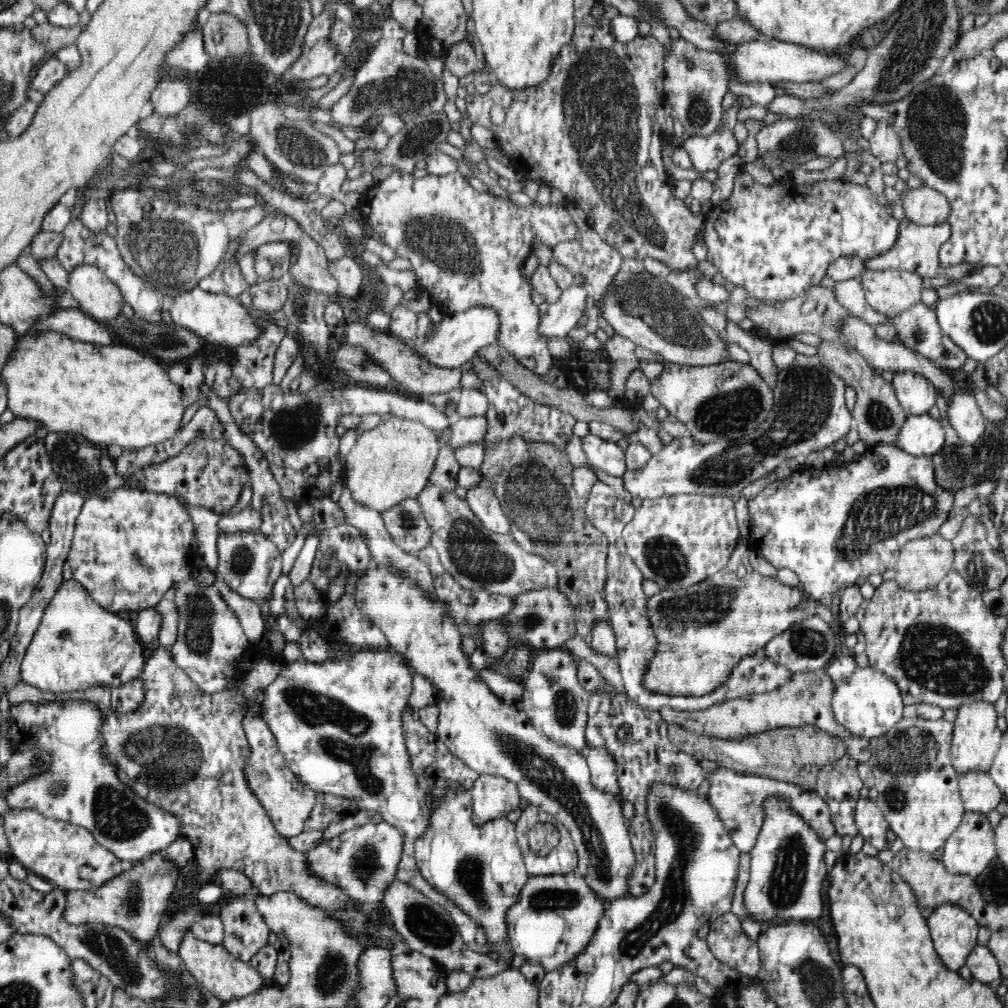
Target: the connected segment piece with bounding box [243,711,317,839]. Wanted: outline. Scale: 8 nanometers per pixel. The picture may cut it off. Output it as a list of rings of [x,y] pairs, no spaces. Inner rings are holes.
[[[250,711],[243,718],[243,729],[249,742],[250,754],[245,760],[243,766],[243,776],[247,780],[247,786],[258,799],[258,802],[264,807],[266,814],[274,823],[275,829],[284,837],[292,838],[304,832],[306,820],[310,816],[310,810],[316,804],[315,790],[304,784],[291,771],[286,759],[283,757],[277,741],[274,739],[269,726],[263,721],[263,718]]]

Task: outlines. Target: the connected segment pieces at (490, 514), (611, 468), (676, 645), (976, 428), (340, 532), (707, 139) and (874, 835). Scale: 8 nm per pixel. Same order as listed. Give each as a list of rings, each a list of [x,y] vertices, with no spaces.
[[[484,480],[479,486],[468,491],[465,501],[488,530],[498,534],[512,534],[512,528],[502,510],[502,505],[498,502],[498,498],[494,497],[494,491],[488,489]]]
[[[590,433],[581,438],[581,442],[592,468],[603,470],[604,473],[617,476],[617,478],[623,478],[623,474],[628,469],[625,466],[625,452],[622,452],[620,446]]]
[[[735,552],[723,570],[702,582],[685,589],[663,589],[648,597],[648,617],[658,643],[656,654],[644,674],[644,685],[648,689],[668,696],[706,697],[706,694],[714,693],[728,680],[742,658],[764,650],[774,637],[804,618],[818,616],[827,623],[832,622],[834,614],[829,605],[820,604],[806,590],[790,588],[778,578],[762,576],[750,566],[746,555],[739,558],[738,552]]]
[[[953,390],[947,401],[948,422],[958,433],[963,446],[972,446],[980,440],[986,430],[986,420],[978,408],[977,400],[970,394]]]
[[[347,522],[321,531],[313,568],[309,575],[318,592],[325,594],[323,590],[330,584],[327,574],[320,568],[323,557],[330,549],[335,551],[335,560],[340,562],[341,568],[345,568],[346,564],[350,572],[356,573],[357,578],[368,570],[372,554],[362,535],[359,528]]]
[[[740,95],[738,102],[723,112],[723,126],[719,131],[710,136],[689,137],[682,142],[696,172],[716,170],[726,158],[737,154],[739,144],[733,130],[742,107]]]
[[[857,797],[854,810],[857,832],[862,834],[866,842],[870,842],[878,850],[888,850],[896,840],[880,807],[869,798]]]

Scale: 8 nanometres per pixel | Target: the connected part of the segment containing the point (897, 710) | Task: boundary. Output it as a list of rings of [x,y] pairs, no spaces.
[[[868,665],[864,668],[857,666],[847,679],[835,686],[832,707],[834,717],[840,725],[852,731],[852,734],[872,741],[886,734],[893,726],[896,726],[898,721],[902,720],[905,702],[897,682],[882,671]]]

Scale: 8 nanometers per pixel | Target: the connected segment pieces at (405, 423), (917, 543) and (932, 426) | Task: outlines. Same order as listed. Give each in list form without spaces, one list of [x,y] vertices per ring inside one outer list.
[[[392,417],[359,434],[356,445],[345,457],[343,486],[349,488],[355,502],[384,512],[404,500],[418,498],[429,484],[440,450],[433,428],[418,419]]]
[[[939,533],[910,540],[901,546],[898,560],[894,566],[896,570],[894,579],[904,590],[930,590],[954,570],[954,558],[955,551],[952,541],[943,538]]]
[[[929,414],[907,416],[894,445],[911,456],[933,457],[946,445],[944,428]]]

